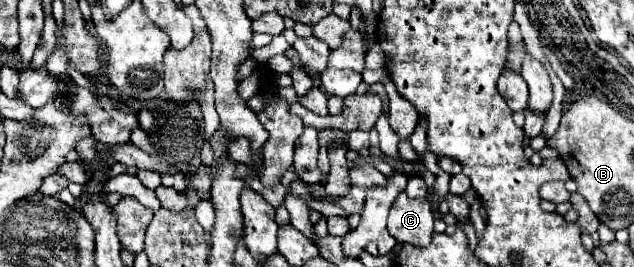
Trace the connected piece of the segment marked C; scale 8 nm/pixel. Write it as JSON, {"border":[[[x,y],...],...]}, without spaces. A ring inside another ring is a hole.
{"border":[[[405,192],[397,196],[387,218],[389,234],[403,244],[427,246],[433,234],[433,212],[425,198],[413,200]]]}

